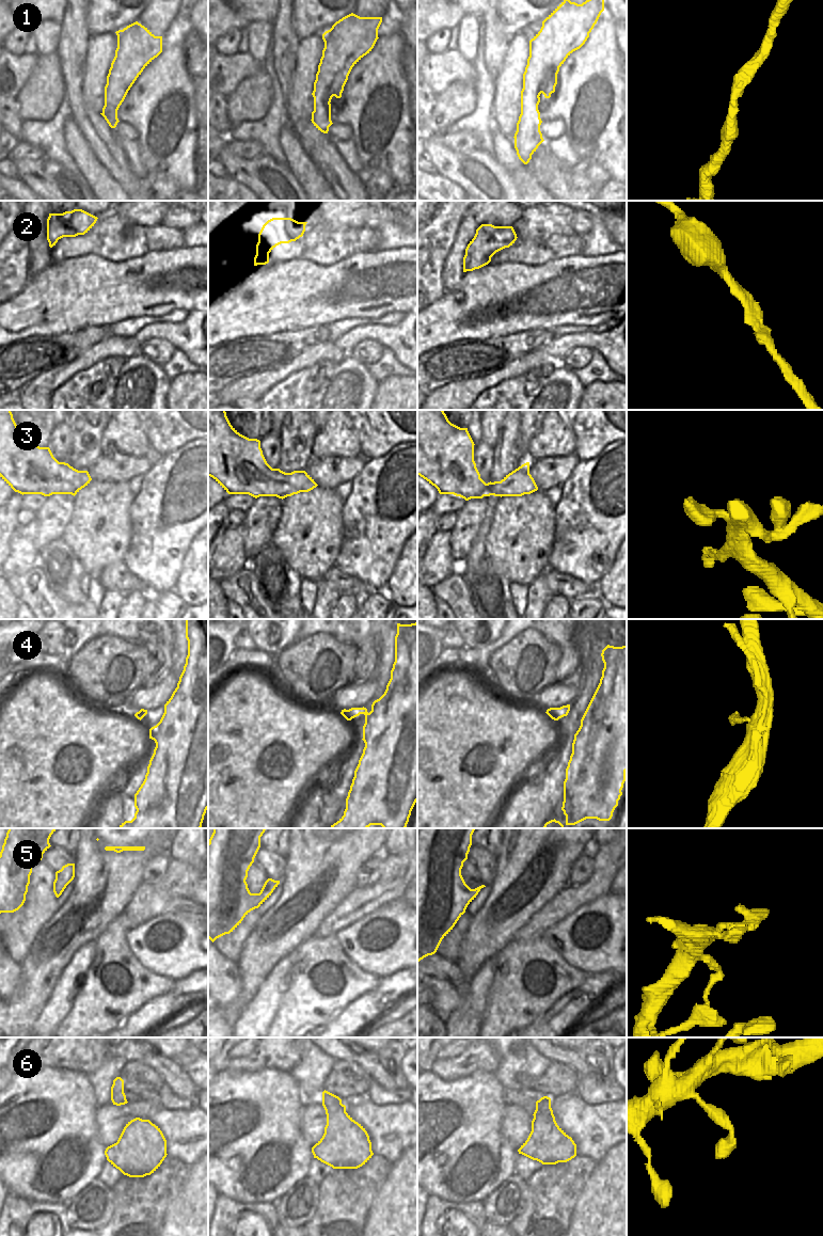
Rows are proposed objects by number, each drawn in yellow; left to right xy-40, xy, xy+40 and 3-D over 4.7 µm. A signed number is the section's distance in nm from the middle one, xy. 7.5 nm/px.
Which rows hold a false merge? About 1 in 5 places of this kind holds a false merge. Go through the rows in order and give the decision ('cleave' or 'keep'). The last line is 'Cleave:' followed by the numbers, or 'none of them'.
1: keep
2: keep
3: keep
4: keep
5: keep
6: keep
Cleave: none of them

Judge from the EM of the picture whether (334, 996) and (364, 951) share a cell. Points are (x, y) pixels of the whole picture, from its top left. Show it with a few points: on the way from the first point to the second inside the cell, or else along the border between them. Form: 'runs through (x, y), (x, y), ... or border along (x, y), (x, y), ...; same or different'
border along (339, 945), (362, 969), (377, 977); different

